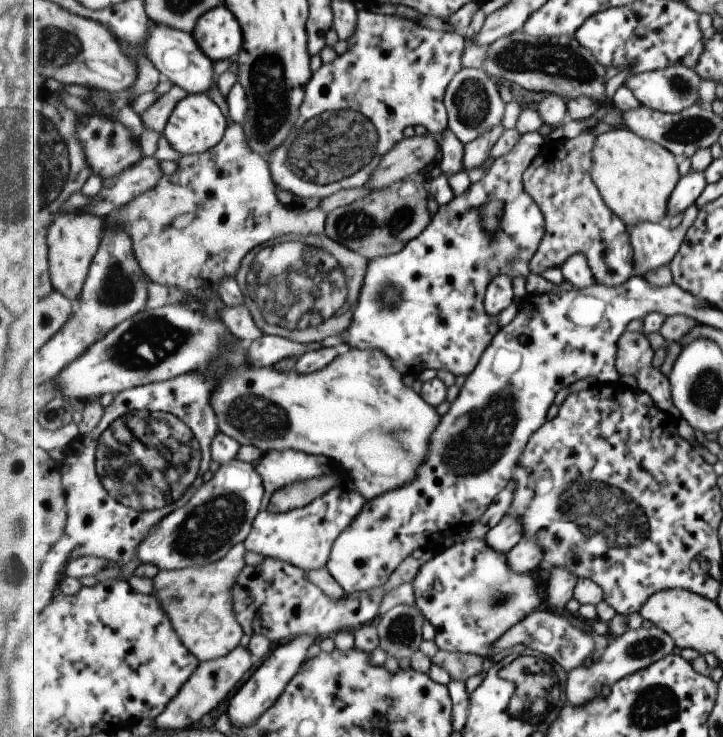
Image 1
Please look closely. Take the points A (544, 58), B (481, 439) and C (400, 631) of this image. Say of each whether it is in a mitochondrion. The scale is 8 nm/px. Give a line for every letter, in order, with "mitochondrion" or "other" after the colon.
A: mitochondrion
B: mitochondrion
C: mitochondrion

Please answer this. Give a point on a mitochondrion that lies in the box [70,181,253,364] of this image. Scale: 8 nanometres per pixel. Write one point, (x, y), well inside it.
(118, 287)

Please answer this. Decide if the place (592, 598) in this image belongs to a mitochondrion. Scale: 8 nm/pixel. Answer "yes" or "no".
no

